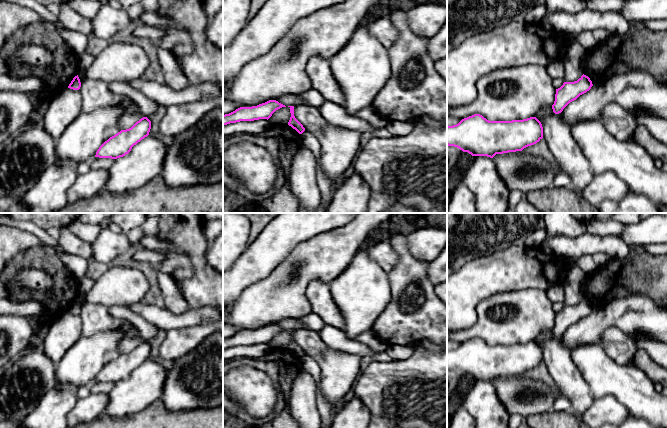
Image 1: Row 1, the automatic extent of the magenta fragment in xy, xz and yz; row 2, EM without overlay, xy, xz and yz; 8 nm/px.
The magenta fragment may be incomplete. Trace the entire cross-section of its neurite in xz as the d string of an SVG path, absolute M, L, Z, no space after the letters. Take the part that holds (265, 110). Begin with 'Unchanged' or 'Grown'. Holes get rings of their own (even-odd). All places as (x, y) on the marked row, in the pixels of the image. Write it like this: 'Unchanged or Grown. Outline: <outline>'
Unchanged. Outline: M269 100L252 107L240 107L229 114L223 115L223 125L240 121L268 120L276 110L282 107L286 106L276 100Z

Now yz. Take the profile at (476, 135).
Unchanged. Outline: M480 114L447 126L447 145L472 156L493 158L496 154L522 151L543 138L543 127L536 117L512 121L489 121Z

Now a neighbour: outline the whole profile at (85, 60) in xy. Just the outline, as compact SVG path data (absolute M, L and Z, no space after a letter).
M87 50L82 54L78 55L78 67L79 69L89 68L95 61L95 56L89 53Z

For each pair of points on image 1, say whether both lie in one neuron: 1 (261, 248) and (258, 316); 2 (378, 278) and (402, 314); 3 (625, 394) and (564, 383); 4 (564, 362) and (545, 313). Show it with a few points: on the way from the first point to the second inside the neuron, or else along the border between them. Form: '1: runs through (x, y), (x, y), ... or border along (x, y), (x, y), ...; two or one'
1: border along (278, 264), (267, 276), (250, 284), (241, 293); two
2: border along (388, 275), (391, 300), (377, 317); two
3: border along (576, 368), (594, 397); two
4: border along (551, 329), (544, 330), (534, 340); two

